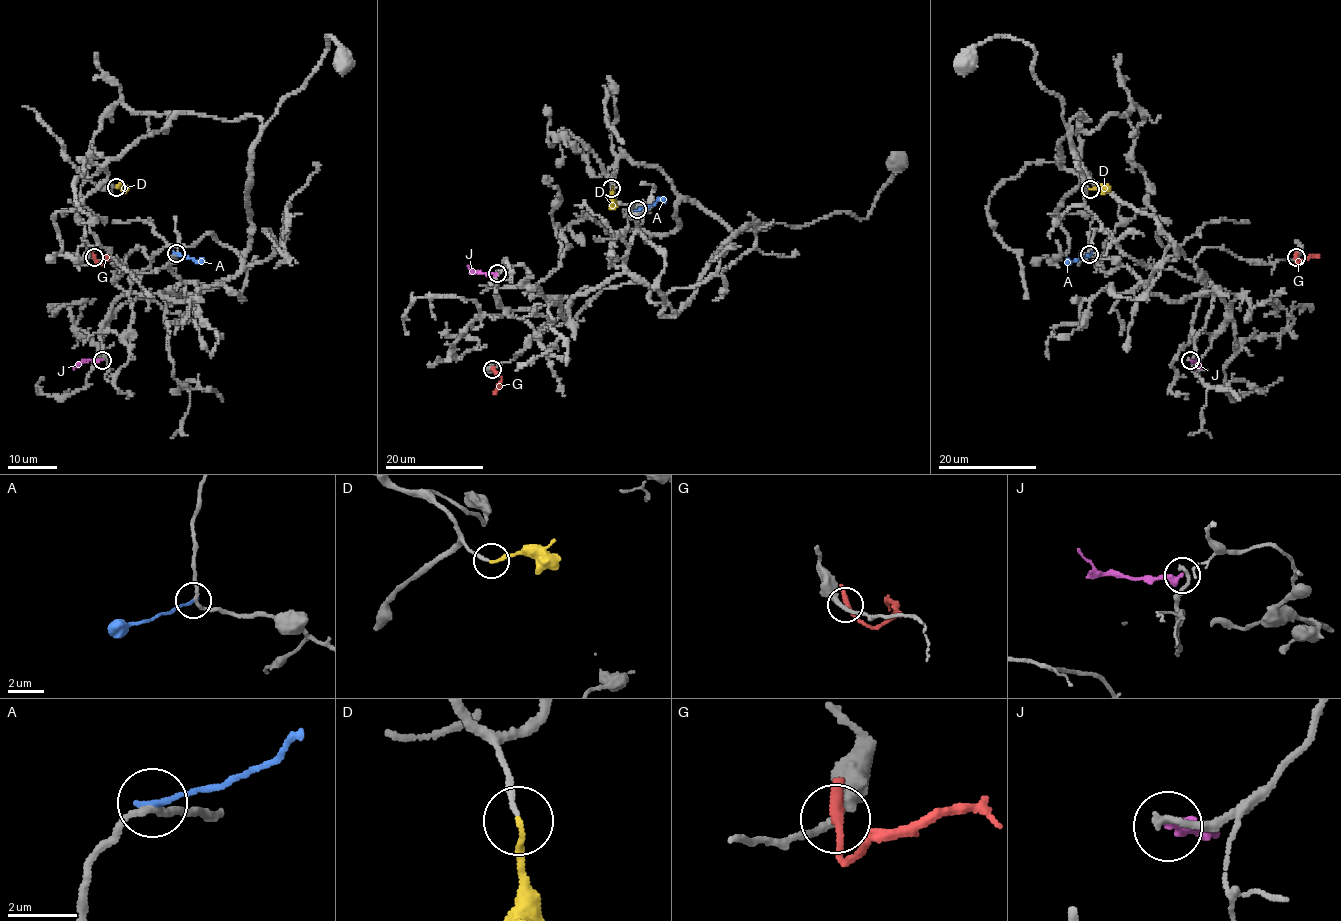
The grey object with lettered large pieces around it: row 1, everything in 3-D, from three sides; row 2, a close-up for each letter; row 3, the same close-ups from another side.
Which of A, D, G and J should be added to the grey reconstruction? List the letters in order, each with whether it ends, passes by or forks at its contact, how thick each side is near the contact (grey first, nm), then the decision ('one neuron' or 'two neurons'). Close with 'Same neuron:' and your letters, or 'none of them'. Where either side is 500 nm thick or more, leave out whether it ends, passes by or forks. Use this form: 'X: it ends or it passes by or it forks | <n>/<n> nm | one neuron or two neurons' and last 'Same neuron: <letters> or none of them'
A: it ends | 190/190 nm | two neurons
D: it ends | 160/150 nm | one neuron
G: it ends | 240/360 nm | two neurons
J: it ends | 260/360 nm | two neurons
Same neuron: D

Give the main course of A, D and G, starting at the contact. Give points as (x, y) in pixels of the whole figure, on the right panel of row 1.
A: (1089, 255), (1066, 262)
D: (1090, 189), (1103, 187), (1108, 192)
G: (1297, 257), (1298, 263), (1312, 257), (1319, 258)

